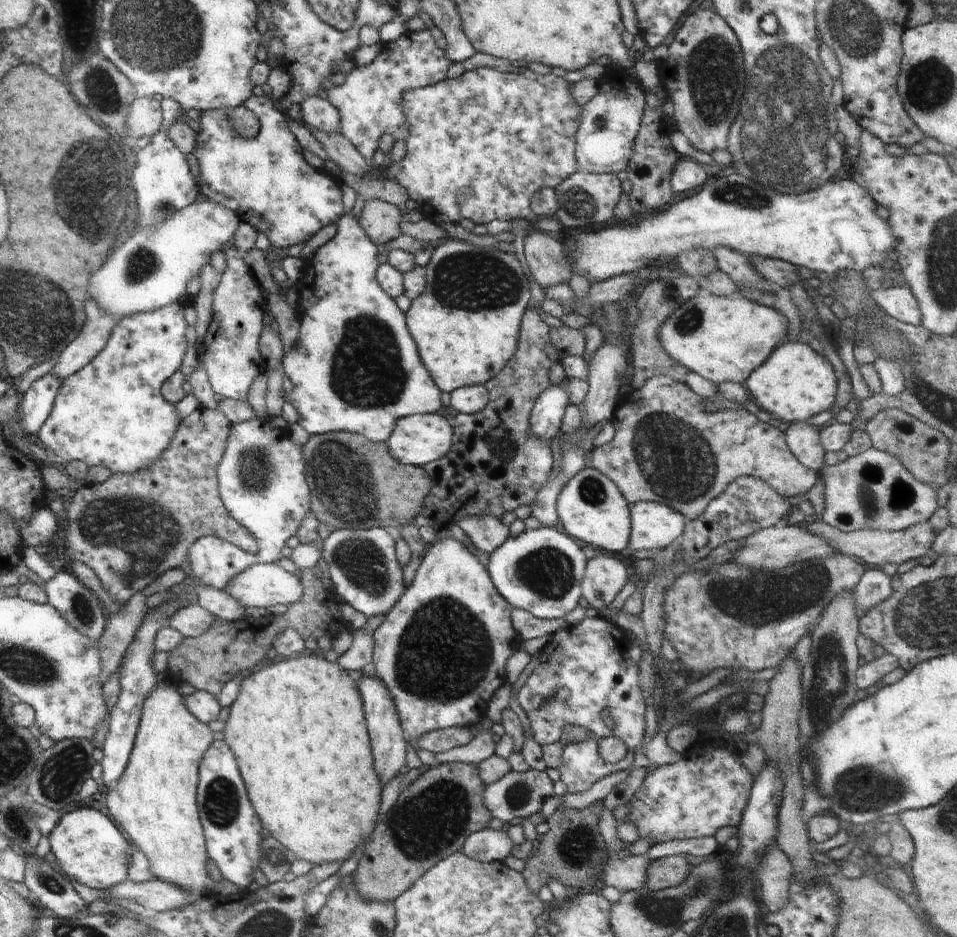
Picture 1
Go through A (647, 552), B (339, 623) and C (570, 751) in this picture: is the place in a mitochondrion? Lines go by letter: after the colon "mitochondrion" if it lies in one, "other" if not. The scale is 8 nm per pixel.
A: other
B: other
C: other

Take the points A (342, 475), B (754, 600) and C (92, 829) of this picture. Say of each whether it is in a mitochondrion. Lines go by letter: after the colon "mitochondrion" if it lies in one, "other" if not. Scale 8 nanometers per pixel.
A: mitochondrion
B: mitochondrion
C: other

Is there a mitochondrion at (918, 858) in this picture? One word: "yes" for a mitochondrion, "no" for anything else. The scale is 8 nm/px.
no

